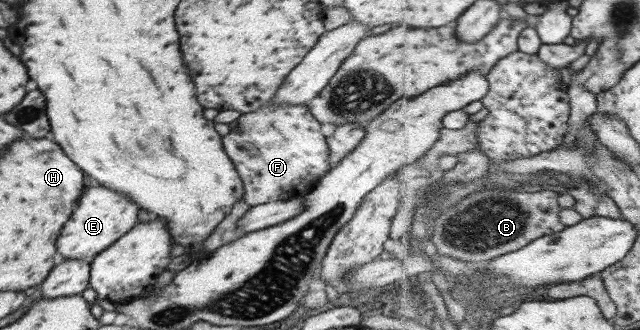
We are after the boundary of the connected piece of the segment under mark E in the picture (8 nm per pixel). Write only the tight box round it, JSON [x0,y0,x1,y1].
[56,185,139,264]

